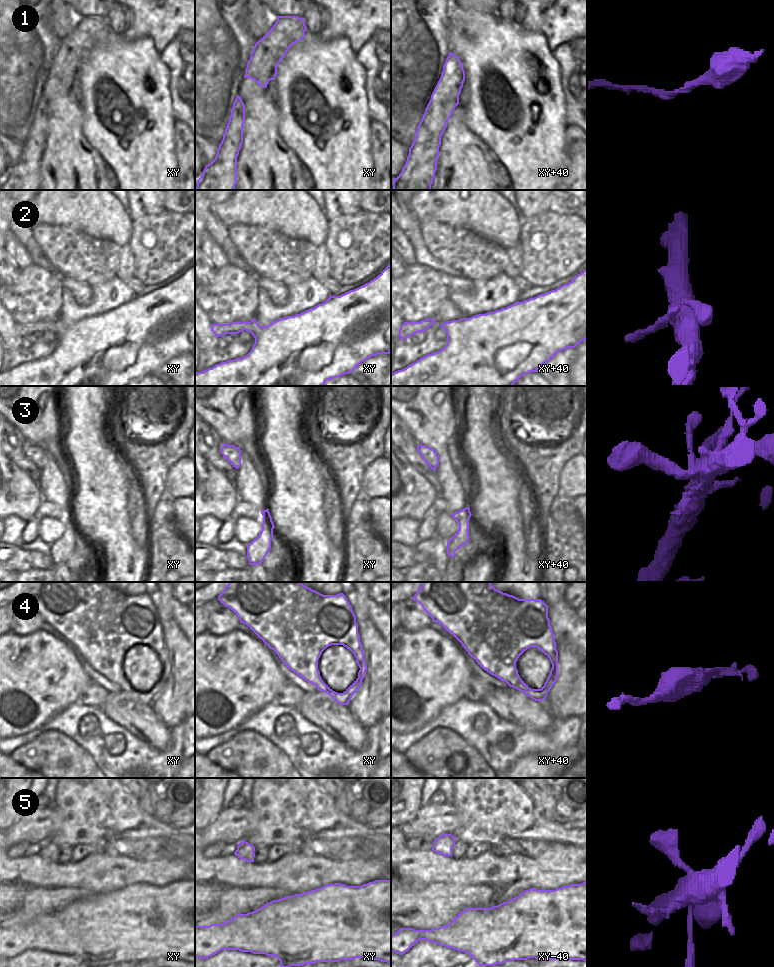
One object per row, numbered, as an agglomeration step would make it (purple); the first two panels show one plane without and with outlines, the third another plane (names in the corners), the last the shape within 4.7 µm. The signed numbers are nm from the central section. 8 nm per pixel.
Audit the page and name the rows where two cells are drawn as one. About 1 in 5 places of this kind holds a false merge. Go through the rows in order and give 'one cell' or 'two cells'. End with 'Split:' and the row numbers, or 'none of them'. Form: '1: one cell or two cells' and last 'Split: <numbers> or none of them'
1: one cell
2: one cell
3: one cell
4: one cell
5: one cell
Split: none of them

